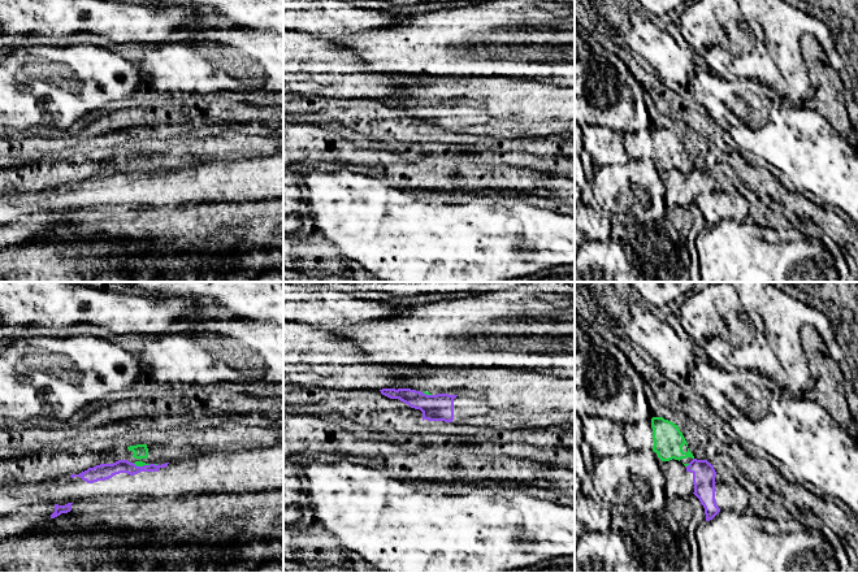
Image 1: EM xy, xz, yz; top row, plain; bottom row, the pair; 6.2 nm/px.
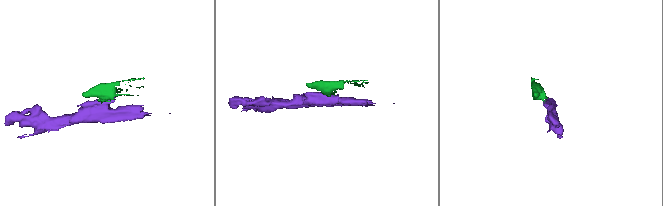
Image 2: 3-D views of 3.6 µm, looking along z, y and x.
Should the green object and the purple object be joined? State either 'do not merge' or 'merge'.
do not merge

